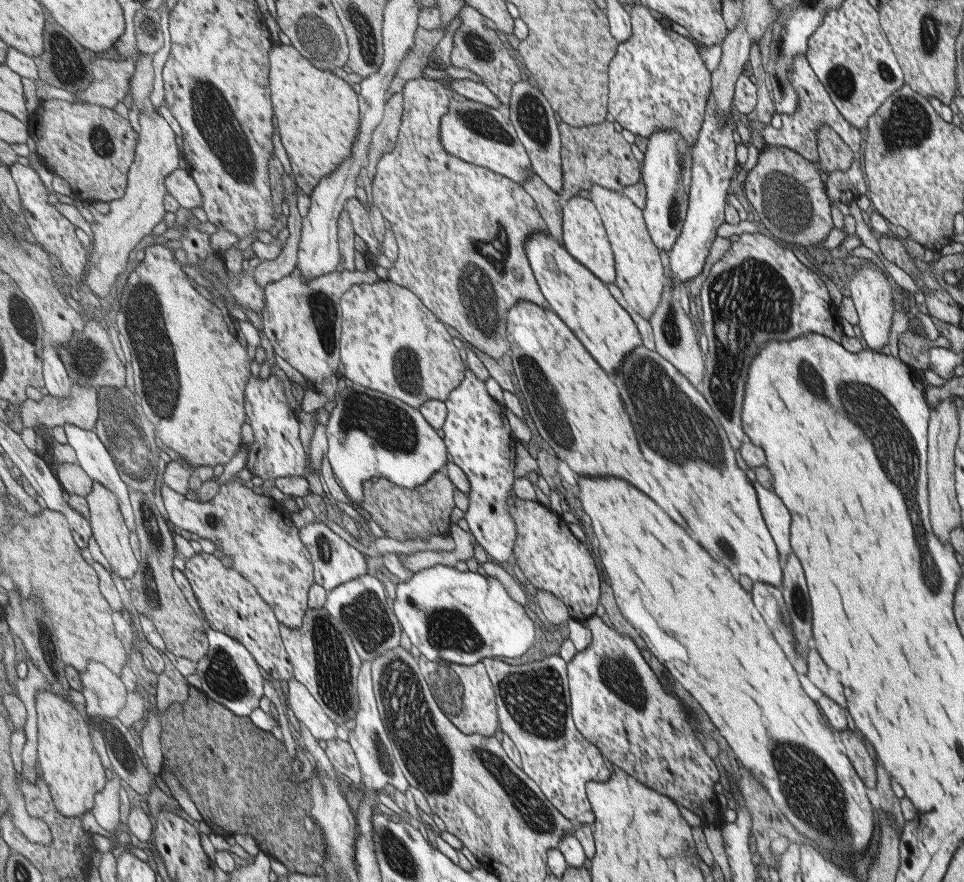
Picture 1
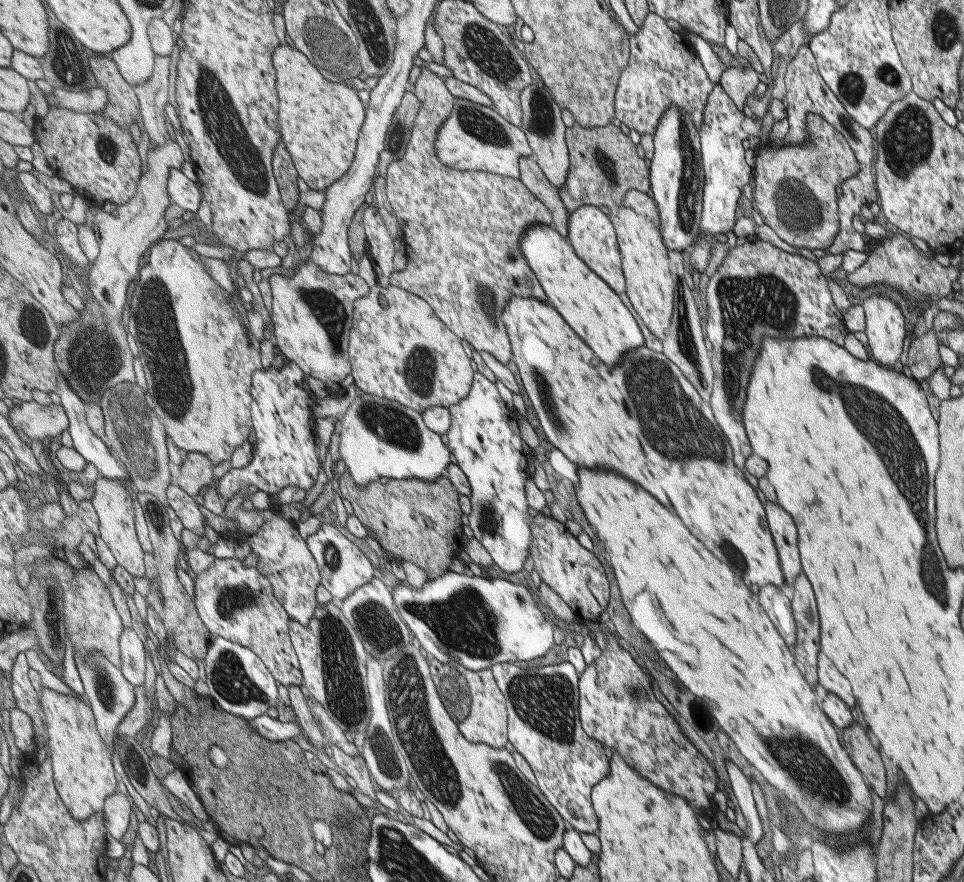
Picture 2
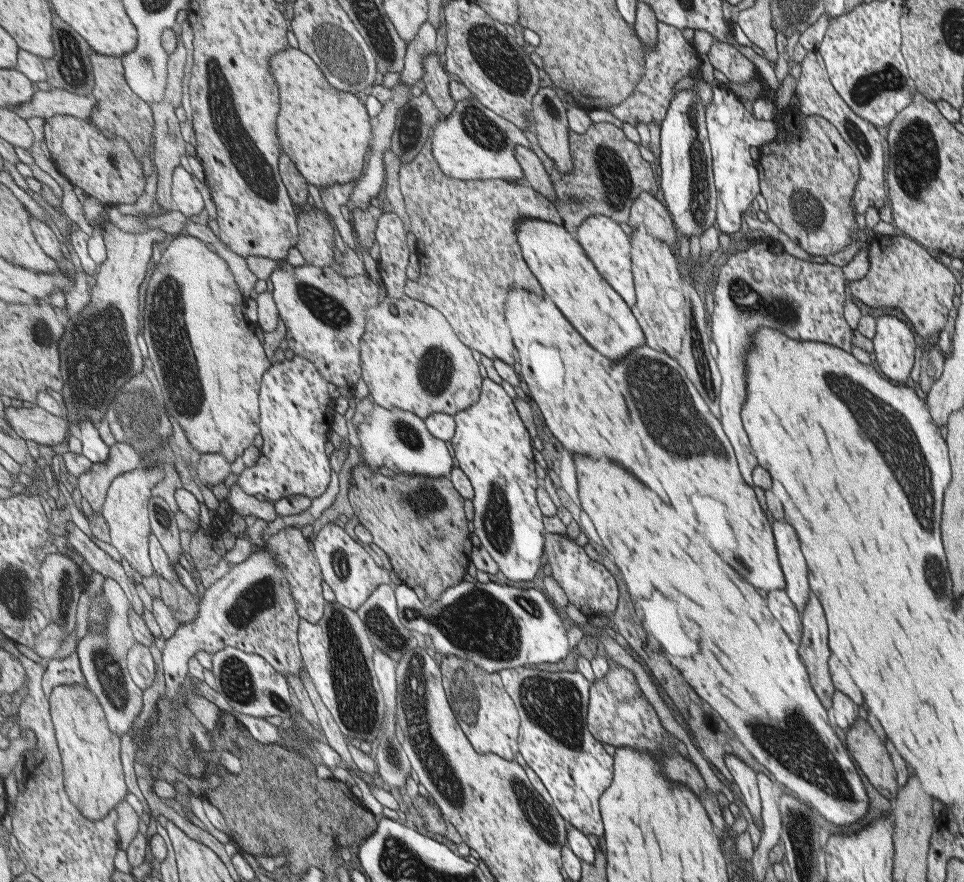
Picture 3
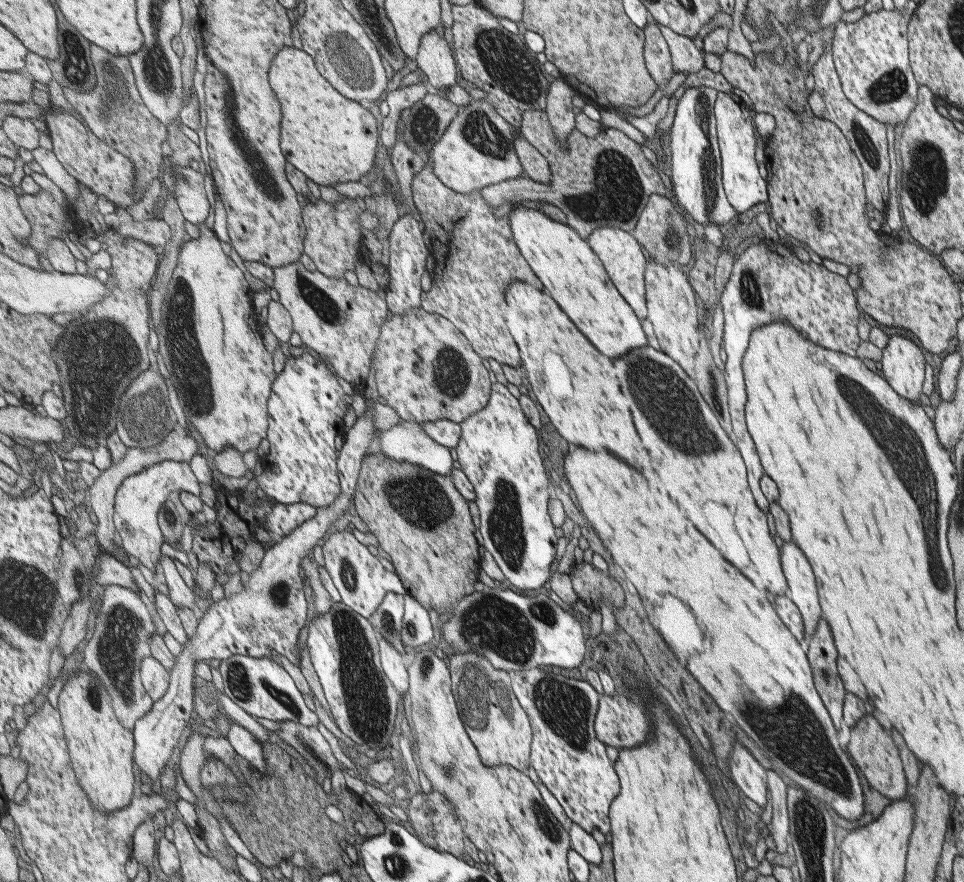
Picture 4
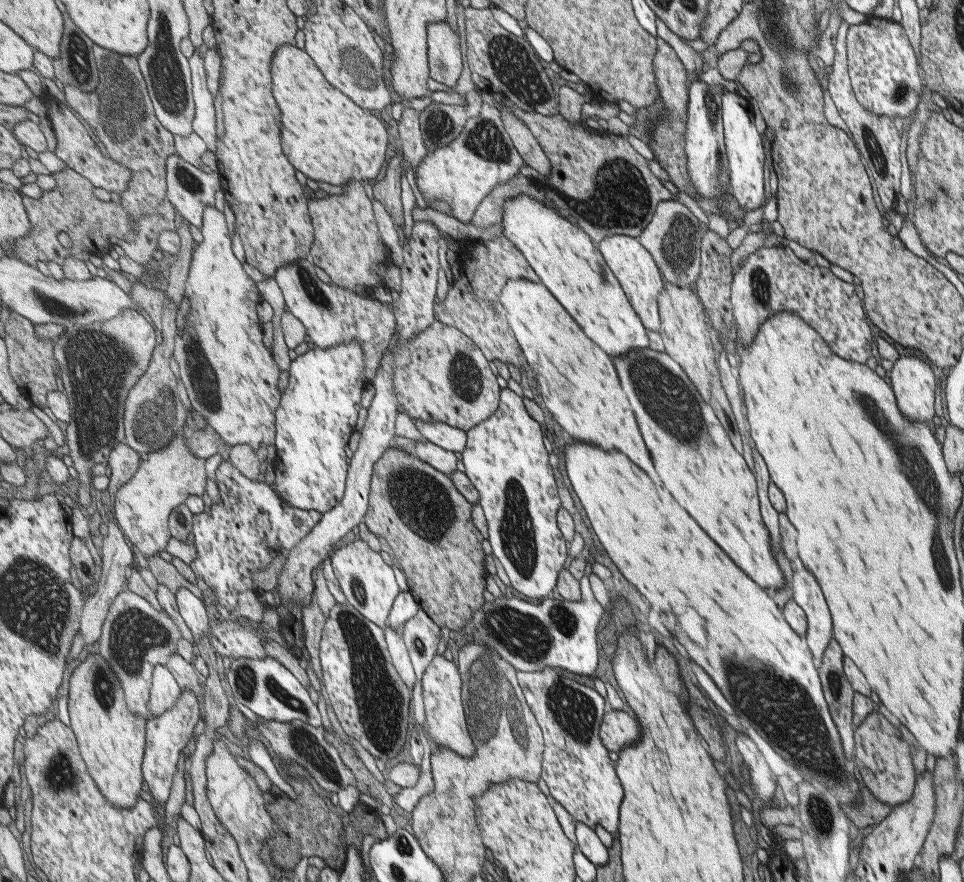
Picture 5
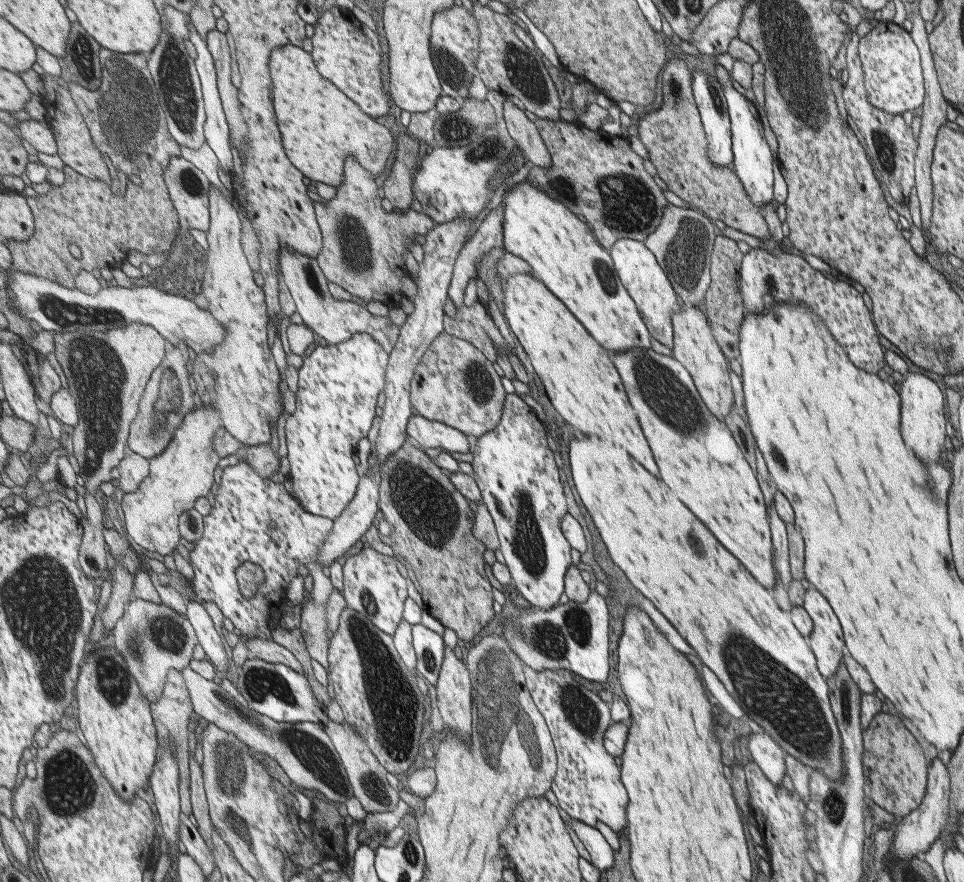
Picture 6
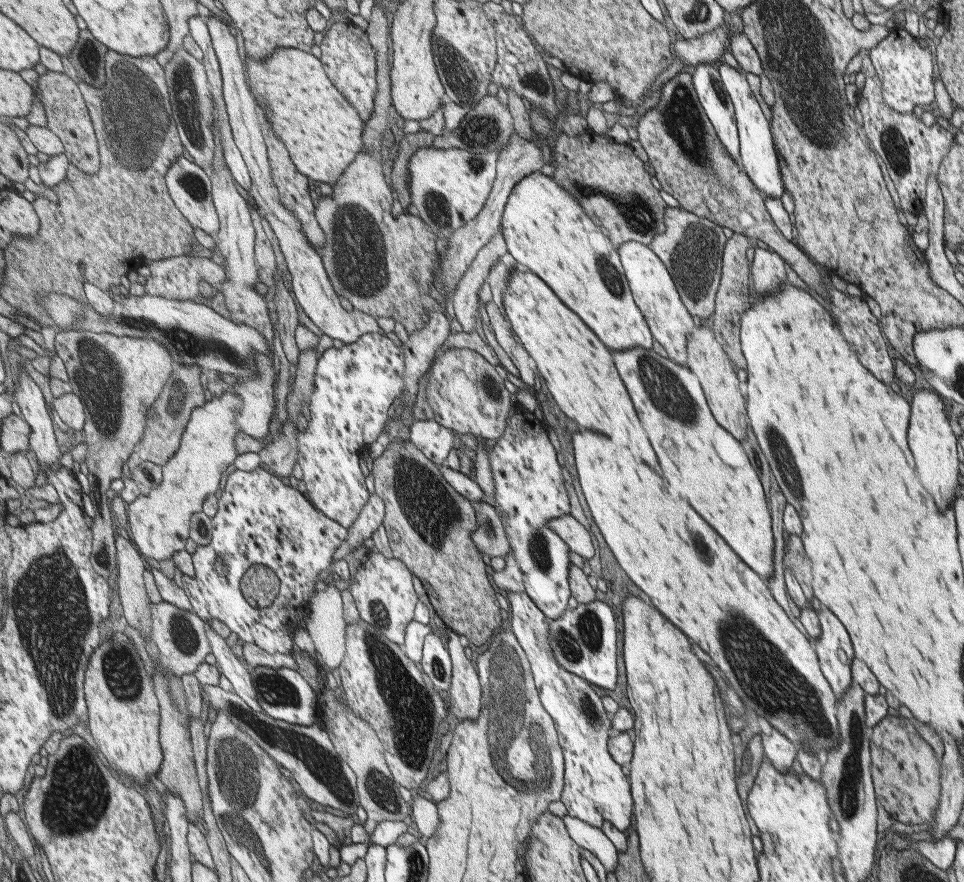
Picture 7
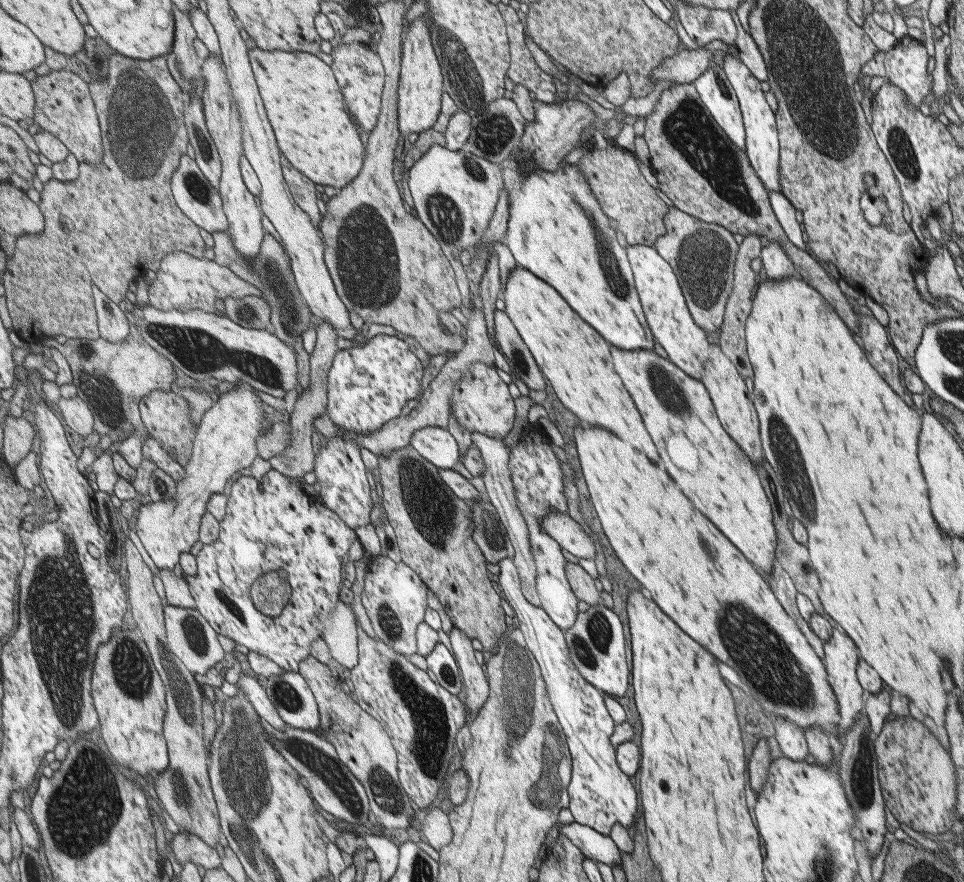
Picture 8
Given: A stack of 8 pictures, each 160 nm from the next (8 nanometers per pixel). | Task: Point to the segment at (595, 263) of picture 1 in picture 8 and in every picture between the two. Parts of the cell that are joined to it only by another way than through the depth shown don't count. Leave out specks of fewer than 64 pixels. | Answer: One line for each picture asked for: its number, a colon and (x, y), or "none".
2: (592, 234)
3: (607, 242)
4: (623, 256)
5: (642, 280)
6: (645, 281)
7: (651, 281)
8: (687, 345)

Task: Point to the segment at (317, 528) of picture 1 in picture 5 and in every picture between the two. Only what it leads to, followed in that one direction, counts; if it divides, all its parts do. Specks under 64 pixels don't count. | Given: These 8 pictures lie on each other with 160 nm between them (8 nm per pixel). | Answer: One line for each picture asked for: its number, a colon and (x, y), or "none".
2: (344, 566)
3: (352, 573)
4: (363, 582)
5: (367, 581)

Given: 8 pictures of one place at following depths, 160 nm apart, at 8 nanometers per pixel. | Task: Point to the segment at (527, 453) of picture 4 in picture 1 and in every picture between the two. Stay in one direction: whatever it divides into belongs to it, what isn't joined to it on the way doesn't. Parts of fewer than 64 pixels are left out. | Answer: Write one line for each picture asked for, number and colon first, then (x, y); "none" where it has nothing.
1: (479, 438)
2: (485, 439)
3: (492, 446)

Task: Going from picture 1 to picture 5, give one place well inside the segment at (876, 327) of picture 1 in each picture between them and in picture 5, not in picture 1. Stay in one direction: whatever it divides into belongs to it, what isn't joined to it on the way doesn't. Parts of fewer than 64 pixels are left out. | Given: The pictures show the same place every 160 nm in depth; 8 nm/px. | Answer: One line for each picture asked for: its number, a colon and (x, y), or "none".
2: (884, 329)
3: (893, 345)
4: (902, 365)
5: (912, 382)

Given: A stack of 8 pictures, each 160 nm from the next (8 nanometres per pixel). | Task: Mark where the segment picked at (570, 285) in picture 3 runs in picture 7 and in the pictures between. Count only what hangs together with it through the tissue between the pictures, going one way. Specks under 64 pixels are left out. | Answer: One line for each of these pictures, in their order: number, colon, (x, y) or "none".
4: (574, 275)
5: (566, 258)
6: (541, 229)
7: (547, 229)

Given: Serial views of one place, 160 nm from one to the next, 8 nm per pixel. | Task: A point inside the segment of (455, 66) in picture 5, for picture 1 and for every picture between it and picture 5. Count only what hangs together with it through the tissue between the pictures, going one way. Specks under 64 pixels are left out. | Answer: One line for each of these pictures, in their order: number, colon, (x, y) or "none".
1: (431, 198)
2: (442, 211)
3: (437, 78)
4: (435, 58)

